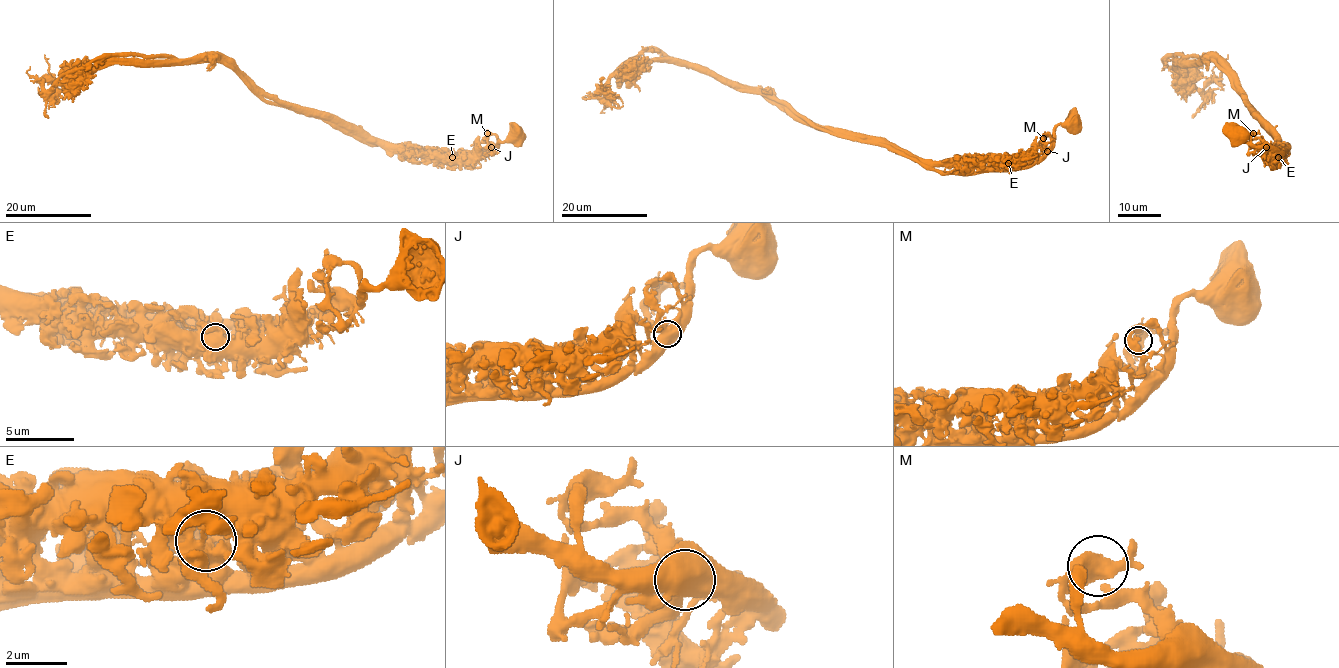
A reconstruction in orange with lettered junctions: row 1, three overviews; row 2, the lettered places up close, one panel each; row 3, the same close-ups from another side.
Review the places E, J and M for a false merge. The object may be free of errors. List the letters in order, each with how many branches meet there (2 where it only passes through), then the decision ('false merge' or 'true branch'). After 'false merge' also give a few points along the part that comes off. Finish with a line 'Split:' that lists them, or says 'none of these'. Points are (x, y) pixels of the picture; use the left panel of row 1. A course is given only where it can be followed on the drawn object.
E: 5 branches meet; false merge; foreign part runs (453, 157), (370, 145), (266, 103), (220, 62), (107, 55), (46, 90), (52, 77), (44, 55)
J: 4 branches meet; true branch
M: 3 branches meet; true branch
Split: E

